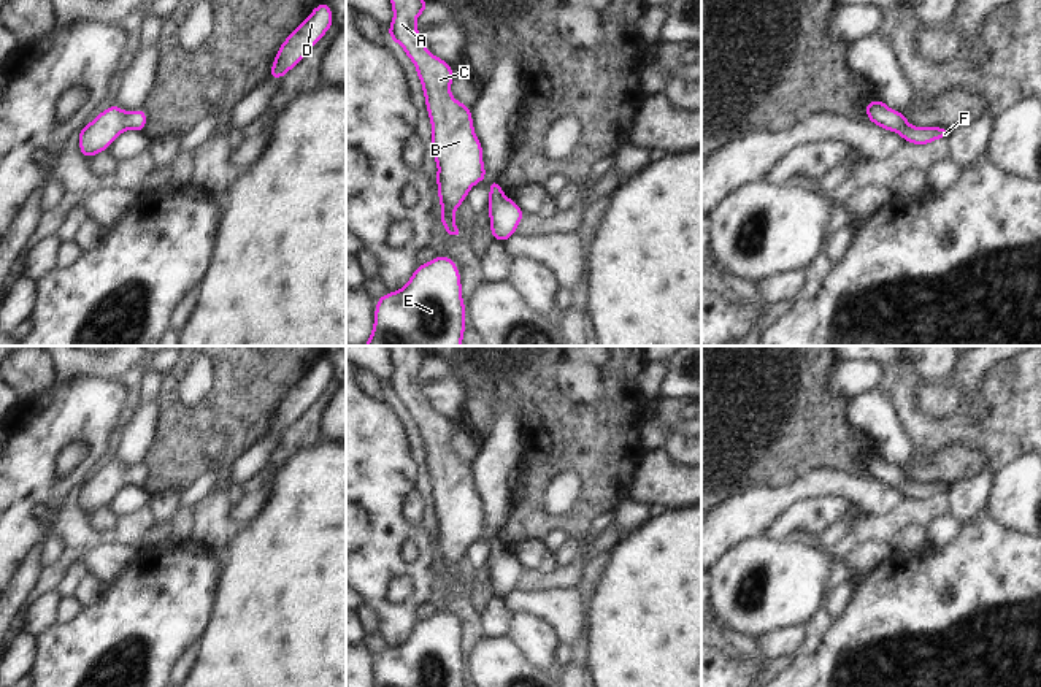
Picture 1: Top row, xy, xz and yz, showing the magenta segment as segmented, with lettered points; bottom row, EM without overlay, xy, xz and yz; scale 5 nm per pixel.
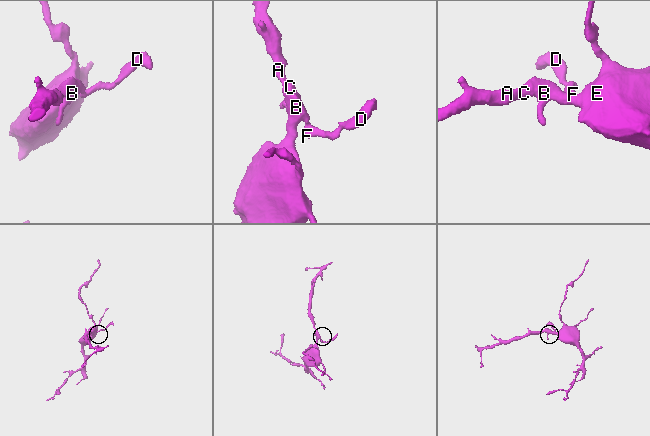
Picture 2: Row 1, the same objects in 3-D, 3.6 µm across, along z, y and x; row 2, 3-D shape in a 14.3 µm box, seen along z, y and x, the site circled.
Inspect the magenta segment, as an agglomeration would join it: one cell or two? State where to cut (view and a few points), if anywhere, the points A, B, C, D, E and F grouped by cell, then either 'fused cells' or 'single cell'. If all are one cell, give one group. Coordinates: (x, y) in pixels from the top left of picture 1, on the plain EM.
cut none; groups A B C D E F; single cell

